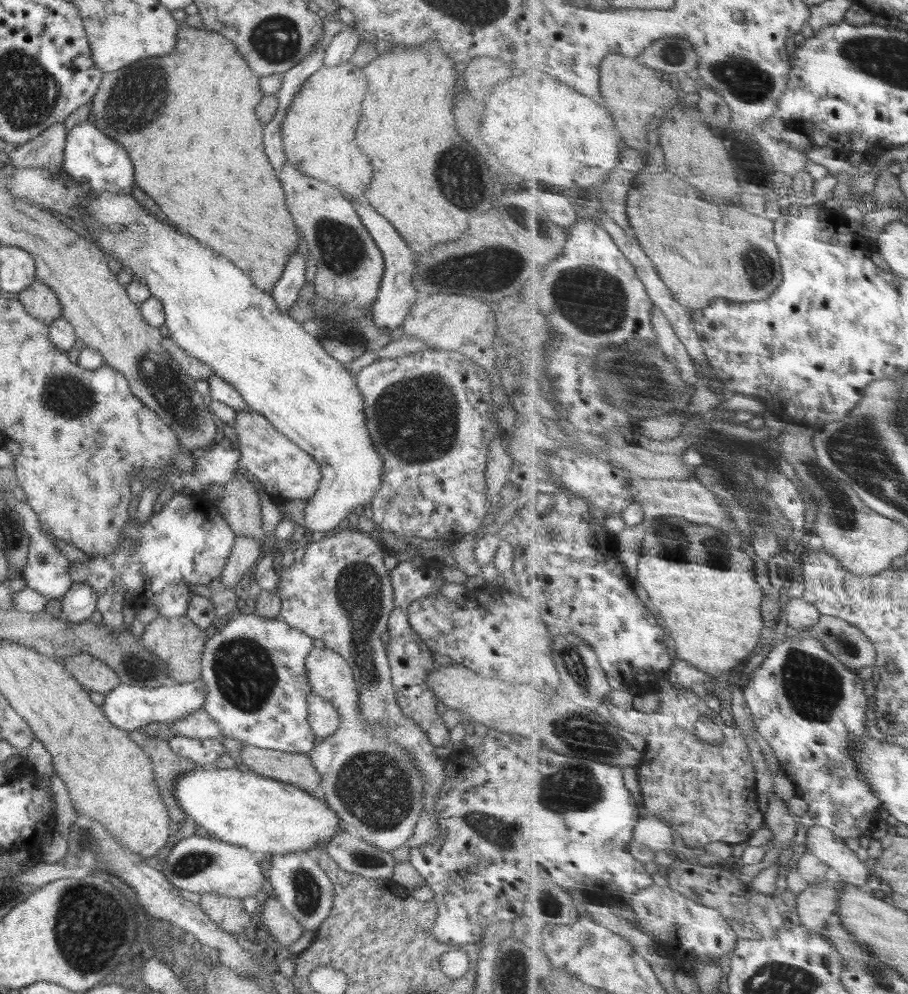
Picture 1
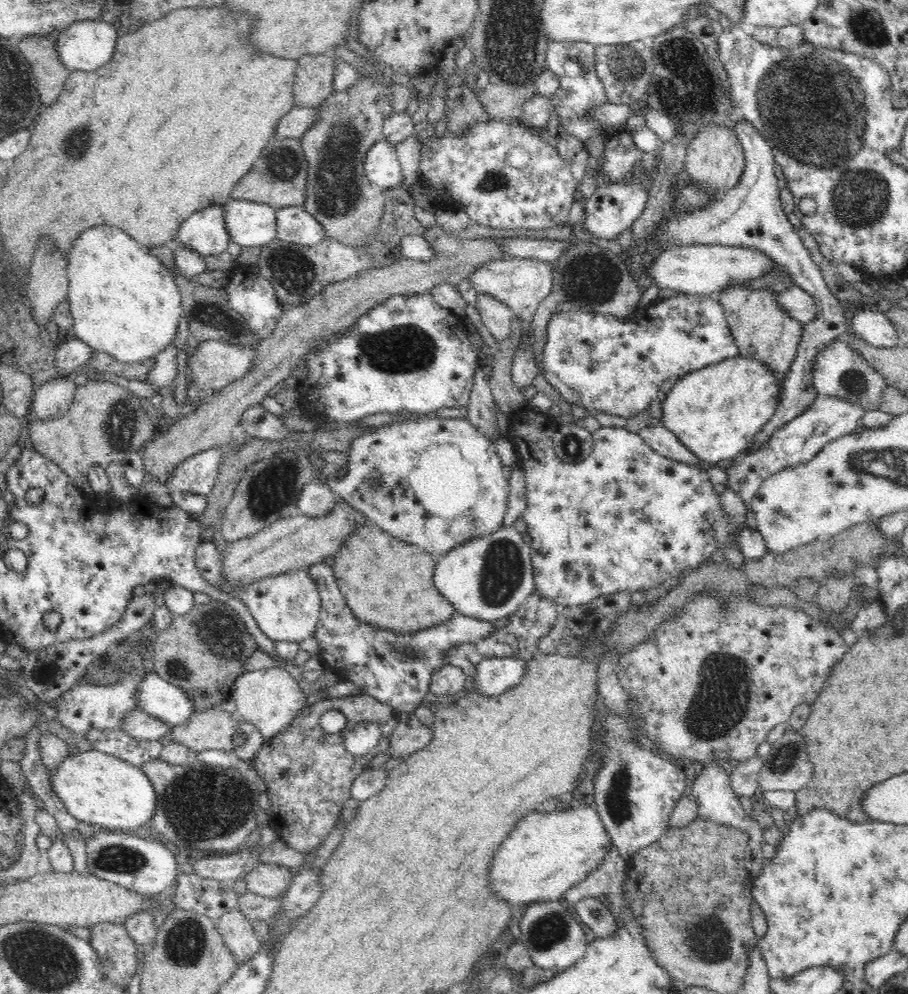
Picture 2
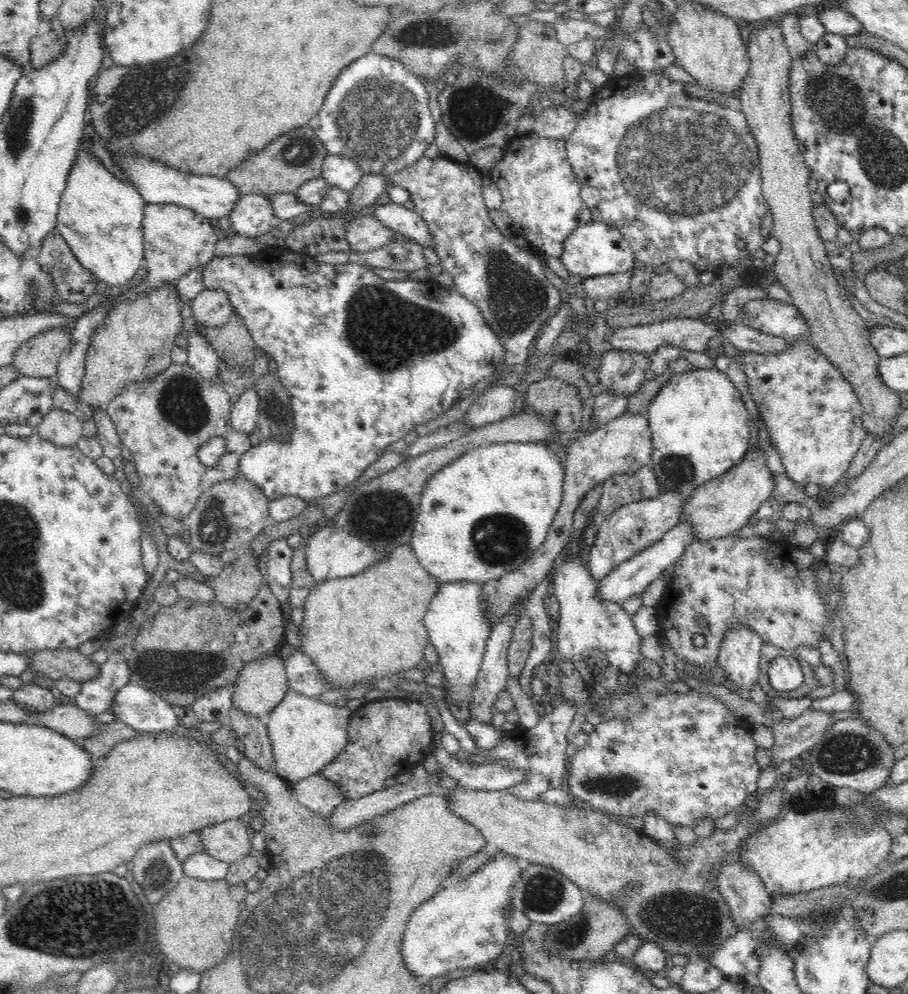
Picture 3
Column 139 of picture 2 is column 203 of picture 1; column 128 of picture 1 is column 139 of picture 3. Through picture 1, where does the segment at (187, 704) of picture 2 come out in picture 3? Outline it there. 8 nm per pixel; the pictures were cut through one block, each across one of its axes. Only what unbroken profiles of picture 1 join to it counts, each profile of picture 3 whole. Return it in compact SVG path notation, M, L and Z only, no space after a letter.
M129 682L118 690L110 711L116 721L124 722L140 734L170 732L179 723L167 700L136 683Z

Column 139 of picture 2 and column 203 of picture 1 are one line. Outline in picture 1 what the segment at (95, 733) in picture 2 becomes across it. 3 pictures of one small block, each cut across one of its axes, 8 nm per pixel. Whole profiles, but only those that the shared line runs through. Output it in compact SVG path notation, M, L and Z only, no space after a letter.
M172 735L168 739L170 748L174 753L187 758L200 767L212 767L215 760L228 750L222 745L221 738L208 738L206 740L196 740L185 738L184 736Z

